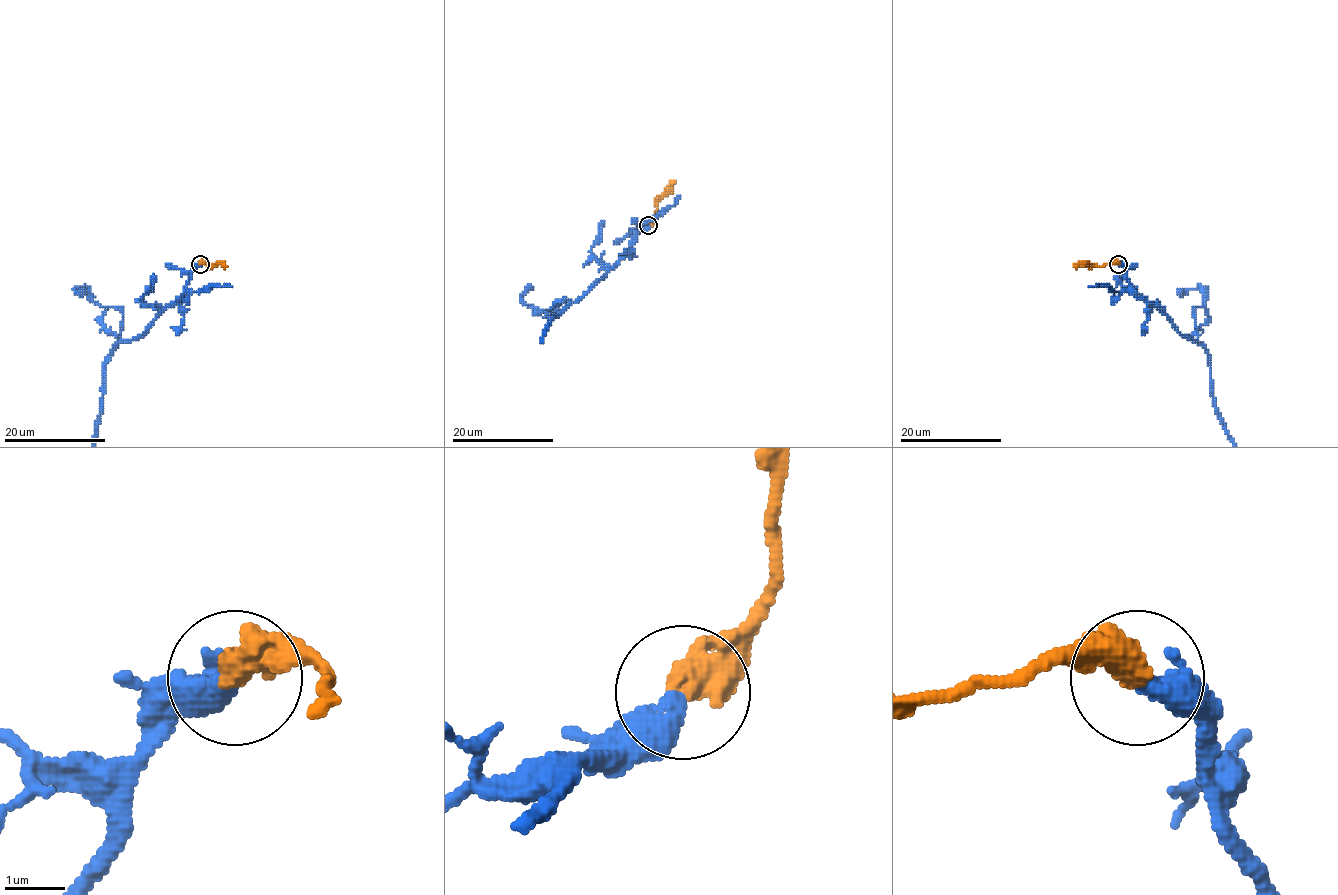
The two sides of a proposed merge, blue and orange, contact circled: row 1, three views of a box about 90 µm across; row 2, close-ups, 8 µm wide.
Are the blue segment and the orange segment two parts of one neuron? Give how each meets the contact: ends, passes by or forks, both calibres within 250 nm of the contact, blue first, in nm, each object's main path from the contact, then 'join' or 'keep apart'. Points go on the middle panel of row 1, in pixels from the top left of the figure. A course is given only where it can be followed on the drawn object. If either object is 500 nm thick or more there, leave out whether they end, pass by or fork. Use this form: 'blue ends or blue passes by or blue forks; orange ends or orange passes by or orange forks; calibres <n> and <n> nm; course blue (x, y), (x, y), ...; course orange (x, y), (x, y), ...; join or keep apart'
calibres 320 and 500 nm; course orange (649, 225), (656, 215), (656, 201), (674, 181); join

